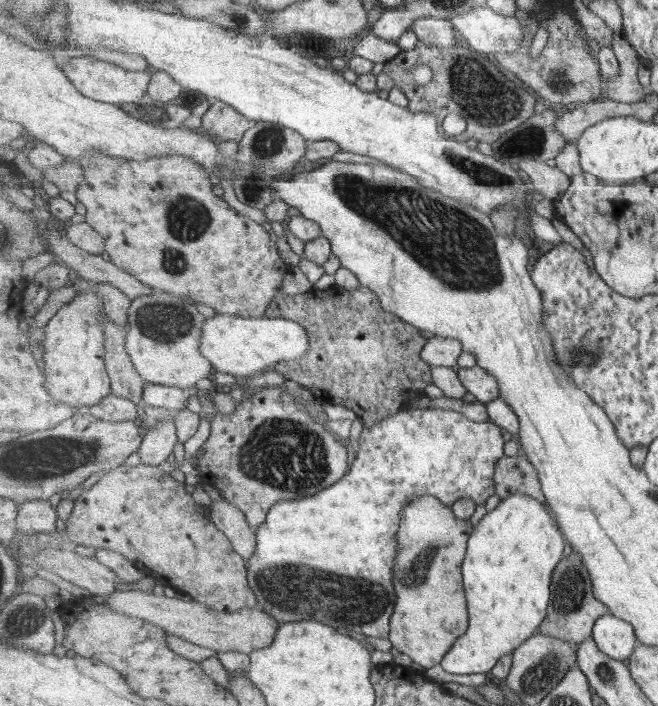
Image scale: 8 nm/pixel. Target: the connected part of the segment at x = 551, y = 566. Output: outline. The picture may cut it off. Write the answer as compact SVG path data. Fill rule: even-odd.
M517 494L509 496L509 498L500 501L498 506L496 506L492 511L486 513L485 516L479 521L479 524L474 528L473 533L471 533L471 536L469 537L468 552L465 560L463 561L462 568L463 586L465 586L465 594L467 594L467 604L469 604L469 618L471 618L469 619L469 629L467 629L467 633L465 633L465 635L457 639L457 642L453 645L453 647L451 647L451 649L449 649L447 655L443 657L443 661L440 663L440 665L444 671L451 674L485 674L486 672L491 673L495 666L497 666L497 663L499 663L499 660L503 658L503 656L508 656L509 654L514 653L514 650L517 649L517 647L520 647L521 644L527 641L527 639L531 638L533 636L533 633L537 632L537 630L540 630L540 626L543 624L545 617L548 615L548 606L552 600L551 579L553 579L553 571L557 570L559 563L561 563L561 560L563 560L563 554L565 554L565 541L566 545L568 542L567 540L565 540L565 538L563 538L564 532L562 531L562 534L561 532L559 532L559 527L560 526L553 526L553 520L551 520L551 514L549 514L549 506L545 506L543 502L539 502L537 498L533 498L533 496L529 496L529 494Z

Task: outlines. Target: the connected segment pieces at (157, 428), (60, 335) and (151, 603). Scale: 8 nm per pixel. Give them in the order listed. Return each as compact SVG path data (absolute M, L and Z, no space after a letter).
M175 418L169 422L151 422L150 425L153 428L149 428L145 438L142 439L138 455L142 464L157 466L166 462L167 458L173 454L173 450L179 442L178 430Z
M95 287L94 292L82 291L71 302L62 306L45 327L44 360L46 390L59 403L88 410L111 395L111 380L105 370L105 300Z
M118 589L107 595L105 600L109 608L115 612L127 616L145 619L159 627L165 632L176 634L187 638L192 643L212 648L216 652L237 651L250 655L254 650L267 648L275 642L277 630L281 623L271 614L260 607L243 607L238 611L217 611L206 604L197 603L195 600L184 601L169 596L156 596L136 589Z

